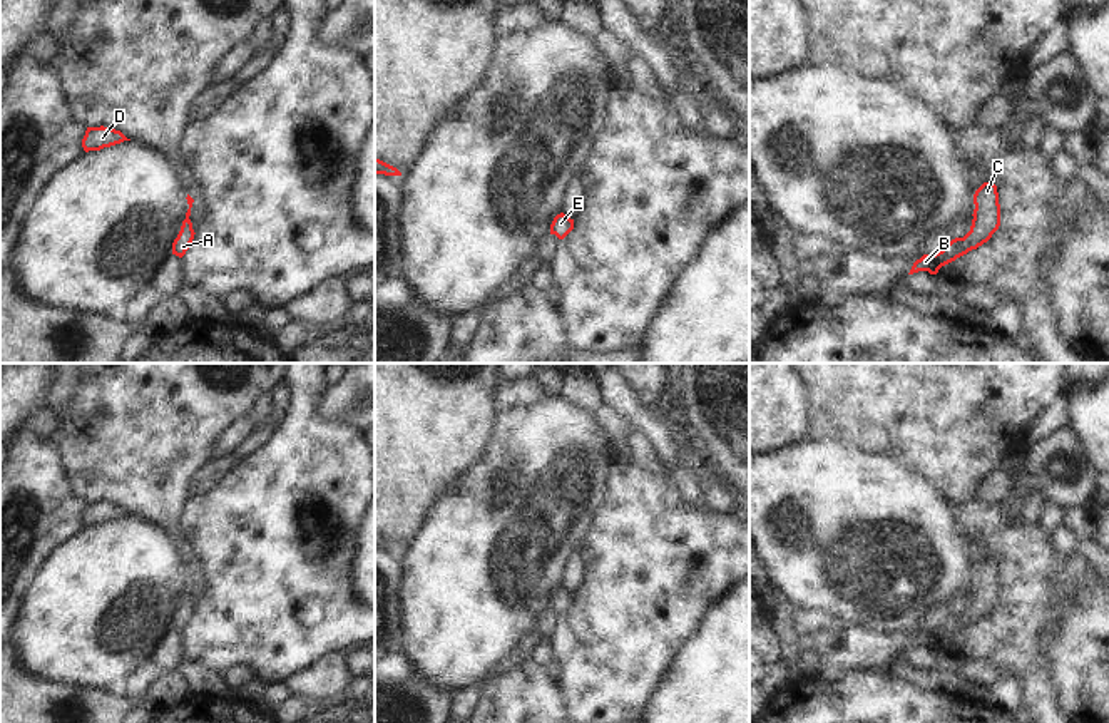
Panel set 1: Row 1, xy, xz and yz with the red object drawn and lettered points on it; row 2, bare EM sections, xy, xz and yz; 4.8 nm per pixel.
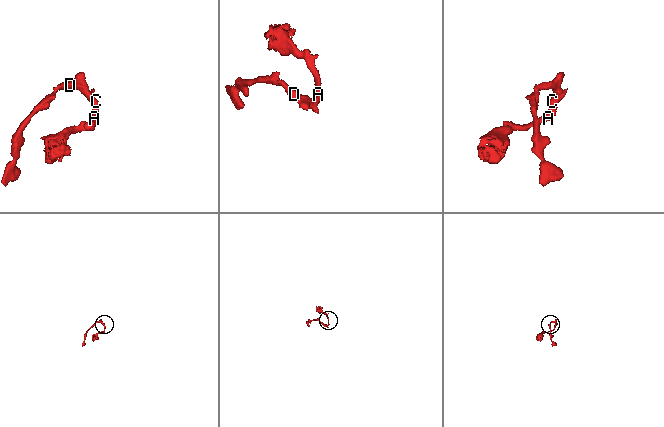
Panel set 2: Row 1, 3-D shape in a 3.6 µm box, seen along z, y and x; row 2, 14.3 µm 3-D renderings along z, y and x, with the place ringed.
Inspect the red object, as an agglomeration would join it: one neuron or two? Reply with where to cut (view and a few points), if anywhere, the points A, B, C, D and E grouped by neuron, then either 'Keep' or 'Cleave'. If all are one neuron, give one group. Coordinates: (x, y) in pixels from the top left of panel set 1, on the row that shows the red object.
No split. Groups: A B C D E. Keep

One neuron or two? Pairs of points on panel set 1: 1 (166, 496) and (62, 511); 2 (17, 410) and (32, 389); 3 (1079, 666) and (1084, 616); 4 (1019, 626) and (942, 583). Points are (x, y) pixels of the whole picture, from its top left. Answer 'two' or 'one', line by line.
1: two
2: one
3: one
4: two

